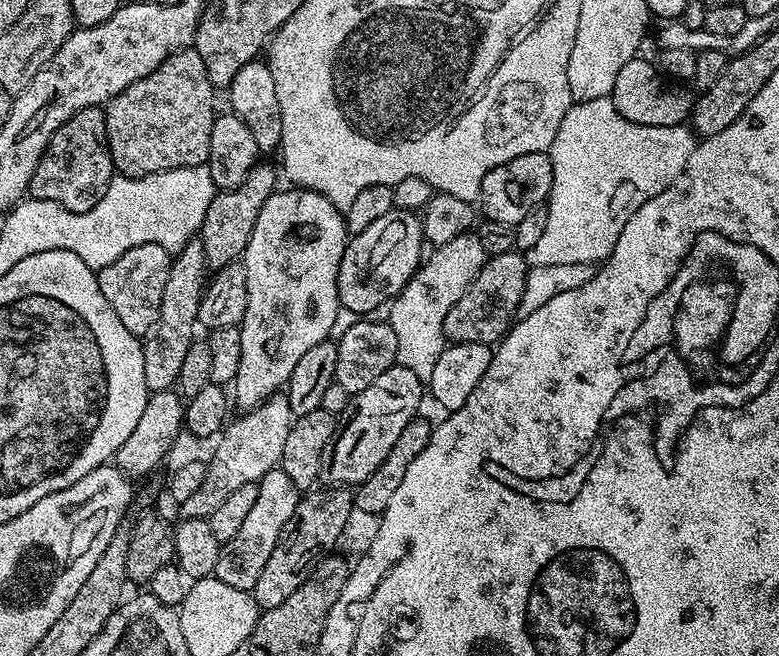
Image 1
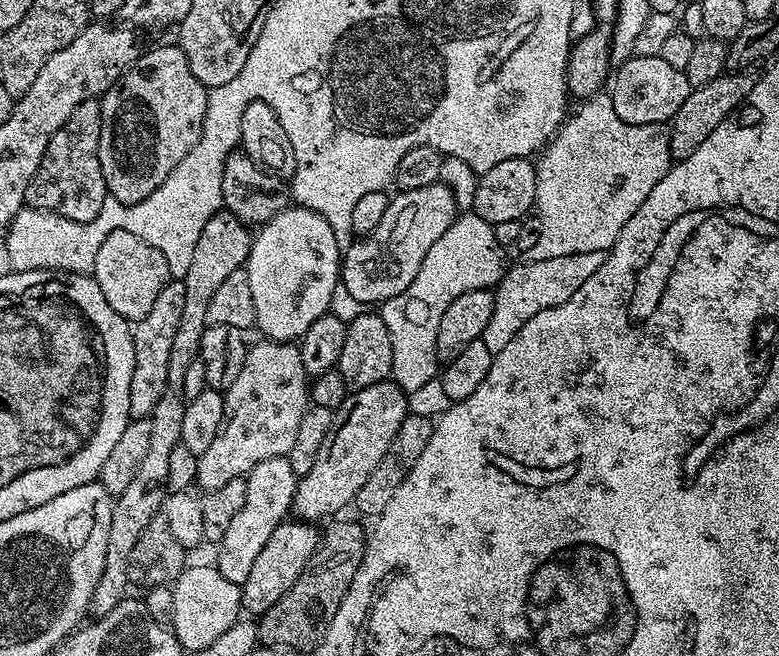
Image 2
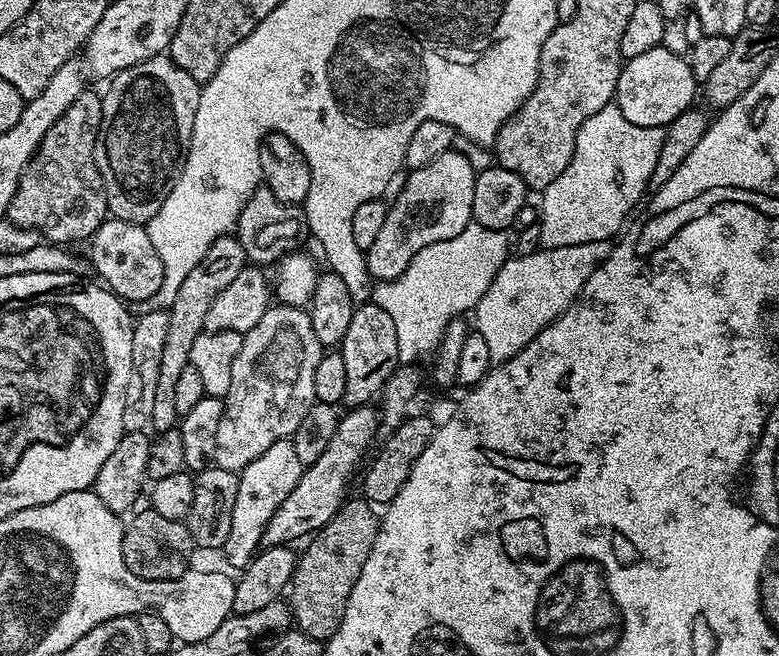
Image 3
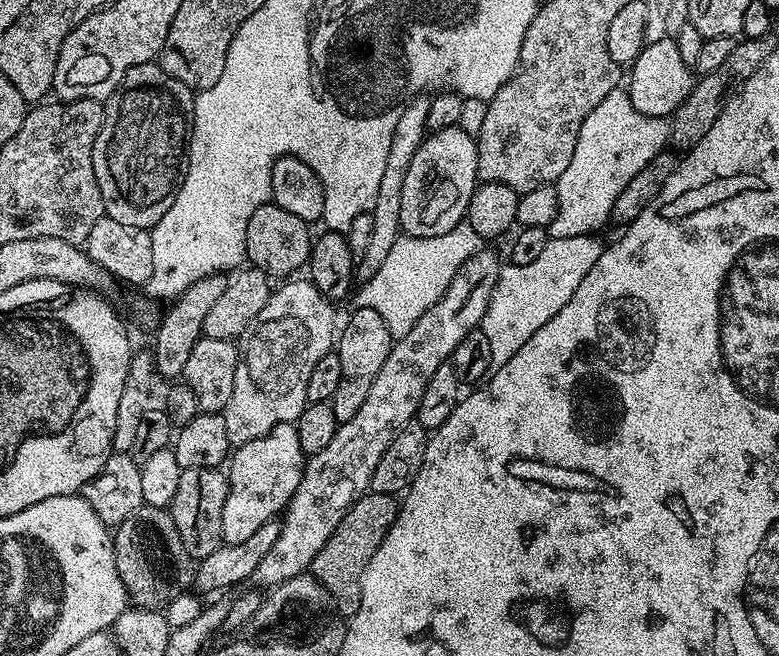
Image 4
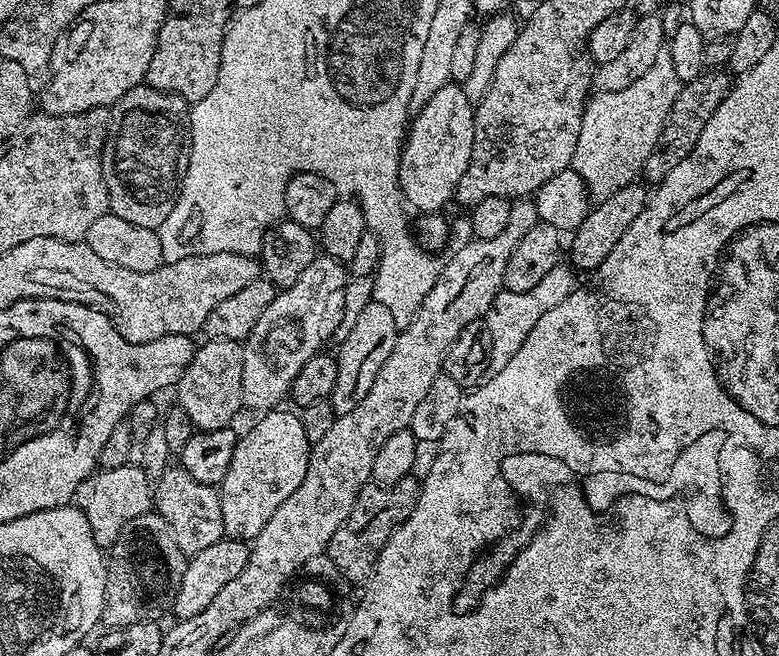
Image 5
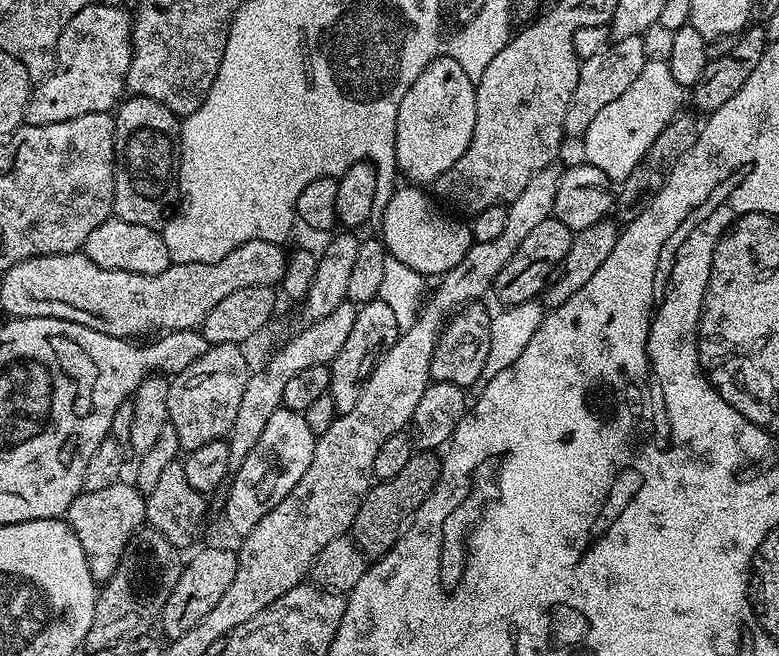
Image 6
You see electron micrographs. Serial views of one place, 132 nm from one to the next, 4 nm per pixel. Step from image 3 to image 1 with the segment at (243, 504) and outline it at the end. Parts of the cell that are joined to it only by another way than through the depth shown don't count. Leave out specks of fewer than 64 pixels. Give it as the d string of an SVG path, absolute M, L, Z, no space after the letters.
M279 466L270 469L258 482L258 498L242 522L242 527L238 529L238 534L223 541L214 573L216 577L226 582L226 586L234 586L234 590L251 592L254 582L258 582L262 569L266 567L266 562L274 551L278 534L282 534L282 526L290 522L290 514L294 514L294 506L298 506L301 495L294 482L286 478Z

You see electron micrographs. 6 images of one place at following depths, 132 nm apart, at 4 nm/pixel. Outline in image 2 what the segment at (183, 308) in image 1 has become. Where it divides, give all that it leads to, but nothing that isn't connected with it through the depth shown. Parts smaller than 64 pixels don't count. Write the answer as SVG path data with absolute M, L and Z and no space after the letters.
M169 279L168 285L158 294L154 307L146 313L146 318L135 321L132 328L134 342L134 374L130 374L129 417L142 420L151 416L162 390L166 390L166 370L170 370L170 345L178 331L178 321L182 319L182 306L186 303L186 286L183 279Z

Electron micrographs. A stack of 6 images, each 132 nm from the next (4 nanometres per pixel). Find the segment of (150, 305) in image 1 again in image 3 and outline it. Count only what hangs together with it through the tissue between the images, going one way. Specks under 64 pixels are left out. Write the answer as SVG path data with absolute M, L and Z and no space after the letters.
M115 218L106 219L90 237L91 244L91 267L115 296L125 302L159 297L164 281L162 258L158 258L158 250L154 250L154 242L150 242L150 234L145 225Z

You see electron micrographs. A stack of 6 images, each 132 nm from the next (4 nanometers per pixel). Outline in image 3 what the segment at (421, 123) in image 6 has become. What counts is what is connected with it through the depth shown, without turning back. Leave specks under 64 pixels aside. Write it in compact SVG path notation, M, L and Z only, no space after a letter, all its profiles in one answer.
M455 150L438 154L434 162L426 162L426 166L407 173L408 181L401 186L396 201L388 204L382 231L366 250L366 272L368 268L373 281L397 280L418 250L426 250L426 246L434 246L434 242L446 242L473 223L476 173L467 158Z

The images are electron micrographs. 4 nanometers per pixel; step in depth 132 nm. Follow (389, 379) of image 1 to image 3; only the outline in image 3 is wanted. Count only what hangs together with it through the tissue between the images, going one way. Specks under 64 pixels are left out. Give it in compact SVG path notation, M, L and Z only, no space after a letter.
M375 407L348 408L341 415L338 430L334 430L334 438L330 438L326 451L318 458L318 462L305 467L304 473L298 478L298 486L294 486L286 502L282 502L278 510L274 510L274 518L270 518L262 534L263 547L282 548L295 545L295 540L303 541L311 537L324 528L326 522L334 518L334 514L338 514L345 500L349 499L348 483L351 482L356 467L358 472L373 447L372 439L376 436L376 428L378 429L378 412Z

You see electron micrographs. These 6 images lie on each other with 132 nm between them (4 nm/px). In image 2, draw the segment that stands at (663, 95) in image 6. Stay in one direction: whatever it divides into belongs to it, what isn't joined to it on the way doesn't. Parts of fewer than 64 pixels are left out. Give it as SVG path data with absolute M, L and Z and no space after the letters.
M608 94L587 97L581 104L536 164L534 216L540 219L540 233L532 249L522 253L527 262L590 254L590 250L607 253L622 226L634 218L634 210L650 198L650 190L674 163L665 125L622 122Z

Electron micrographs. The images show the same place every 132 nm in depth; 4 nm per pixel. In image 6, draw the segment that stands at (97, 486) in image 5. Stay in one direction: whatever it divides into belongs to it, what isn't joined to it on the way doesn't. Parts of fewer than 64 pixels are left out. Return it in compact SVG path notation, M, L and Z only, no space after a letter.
M121 482L114 486L106 486L102 490L81 491L74 498L66 513L66 523L74 530L78 542L82 542L82 550L86 554L86 562L90 566L90 574L102 586L118 570L118 562L124 553L124 547L130 542L135 532L146 524L145 493L132 482Z

